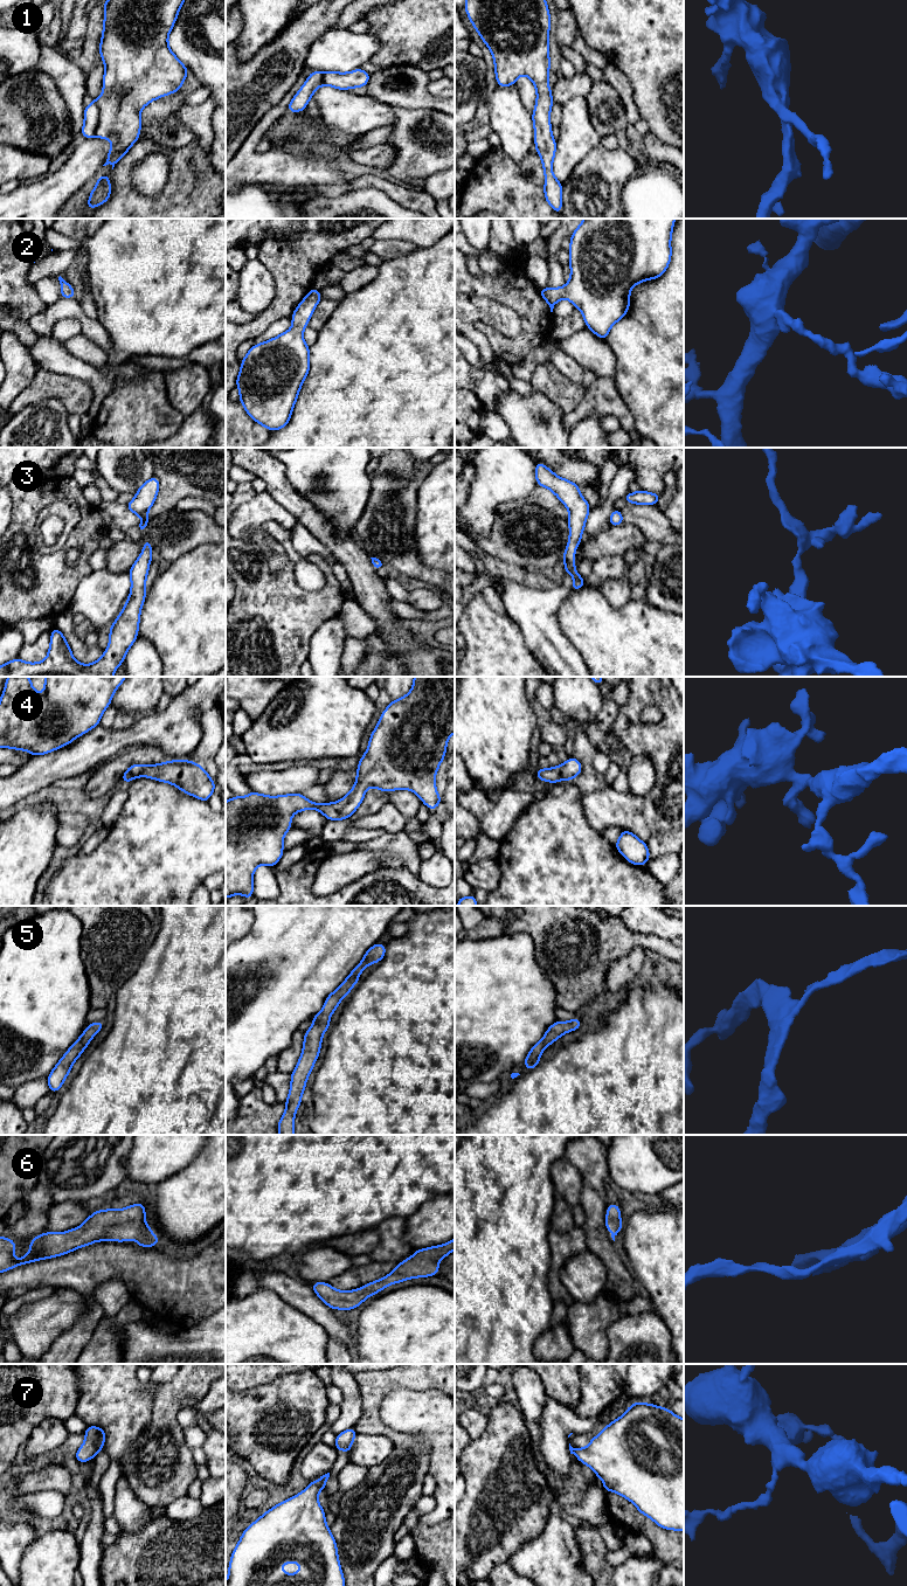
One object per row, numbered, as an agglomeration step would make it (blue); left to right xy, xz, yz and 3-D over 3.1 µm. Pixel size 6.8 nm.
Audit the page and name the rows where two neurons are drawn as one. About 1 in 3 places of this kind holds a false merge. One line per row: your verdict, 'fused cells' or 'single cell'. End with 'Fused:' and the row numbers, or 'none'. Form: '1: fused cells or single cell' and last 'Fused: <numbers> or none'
1: single cell
2: single cell
3: single cell
4: single cell
5: single cell
6: single cell
7: single cell
Fused: none

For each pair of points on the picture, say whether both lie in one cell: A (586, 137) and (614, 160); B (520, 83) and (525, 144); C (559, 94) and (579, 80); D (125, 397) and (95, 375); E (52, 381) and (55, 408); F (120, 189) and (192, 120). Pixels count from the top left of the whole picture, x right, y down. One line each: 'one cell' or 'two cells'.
A: two cells
B: two cells
C: one cell
D: two cells
E: two cells
F: two cells

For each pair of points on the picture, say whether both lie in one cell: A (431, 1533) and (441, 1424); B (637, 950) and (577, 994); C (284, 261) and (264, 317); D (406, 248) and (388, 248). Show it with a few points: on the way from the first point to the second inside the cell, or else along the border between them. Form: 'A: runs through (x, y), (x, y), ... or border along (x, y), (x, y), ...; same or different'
A: border along (442, 1521), (435, 1524), (420, 1524), (417, 1522); different
B: border along (627, 954), (610, 964), (606, 985); different
C: runs through (284, 275), (284, 299), (278, 305); same
D: runs through (401, 248), (393, 248); same

